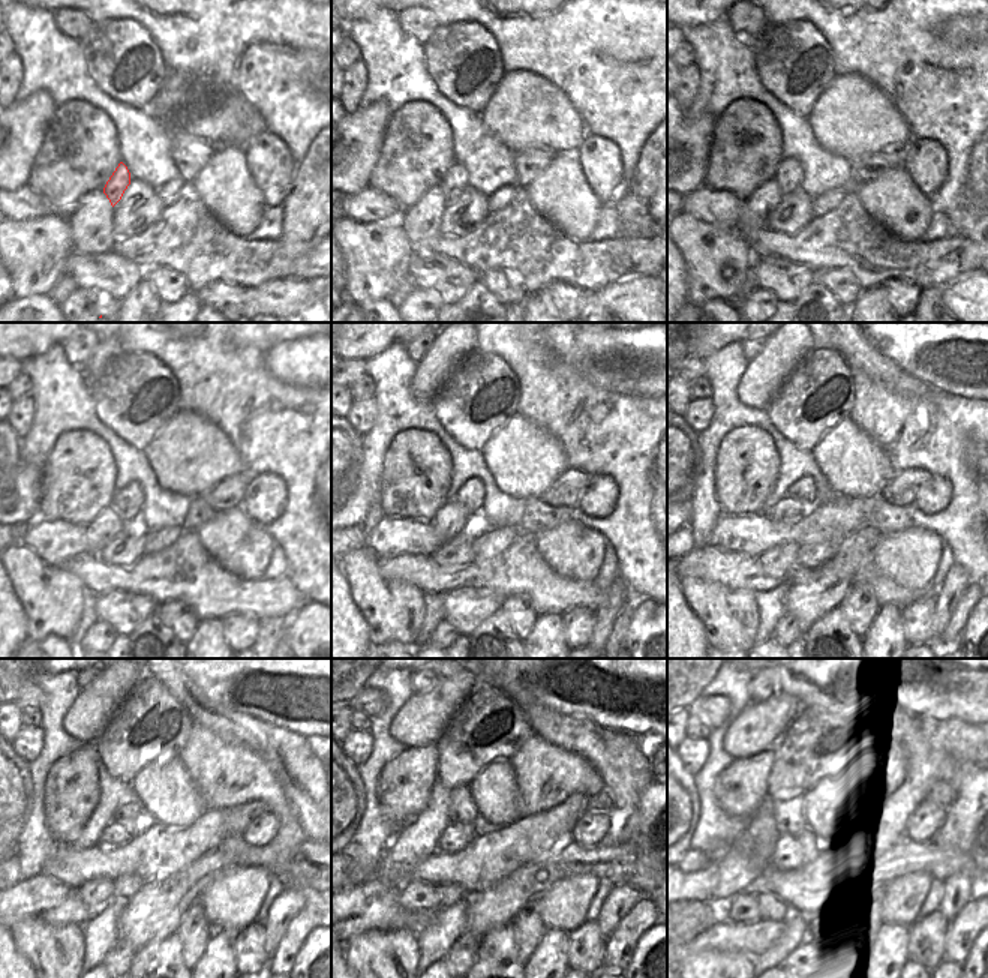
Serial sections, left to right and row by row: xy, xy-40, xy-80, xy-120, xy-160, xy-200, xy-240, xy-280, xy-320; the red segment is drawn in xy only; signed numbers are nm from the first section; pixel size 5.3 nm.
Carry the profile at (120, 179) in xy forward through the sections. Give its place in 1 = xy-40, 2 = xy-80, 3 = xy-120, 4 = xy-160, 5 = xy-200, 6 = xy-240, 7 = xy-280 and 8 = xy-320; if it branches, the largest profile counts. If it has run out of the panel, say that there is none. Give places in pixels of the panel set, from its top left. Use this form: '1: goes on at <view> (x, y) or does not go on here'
1: goes on at xy-40 (456, 177)
2: goes on at xy-80 (789, 176)
3: goes on at xy-120 (128, 503)
4: goes on at xy-160 (470, 495)
5: goes on at xy-200 (804, 489)
6: goes on at xy-240 (126, 816)
7: goes on at xy-280 (462, 810)
8: goes on at xy-320 (789, 806)

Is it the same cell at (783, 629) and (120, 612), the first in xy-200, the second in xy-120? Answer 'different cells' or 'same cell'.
different cells

